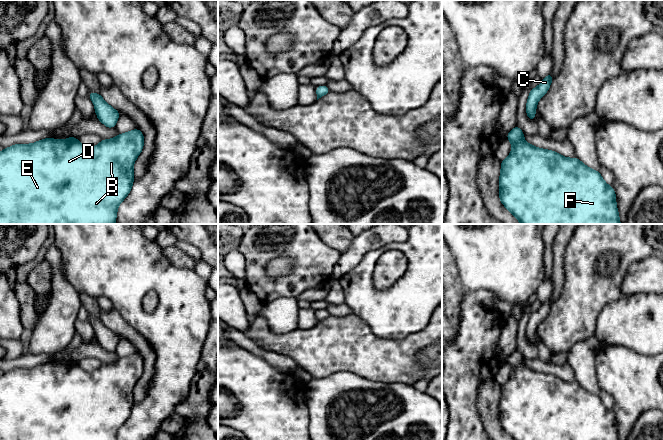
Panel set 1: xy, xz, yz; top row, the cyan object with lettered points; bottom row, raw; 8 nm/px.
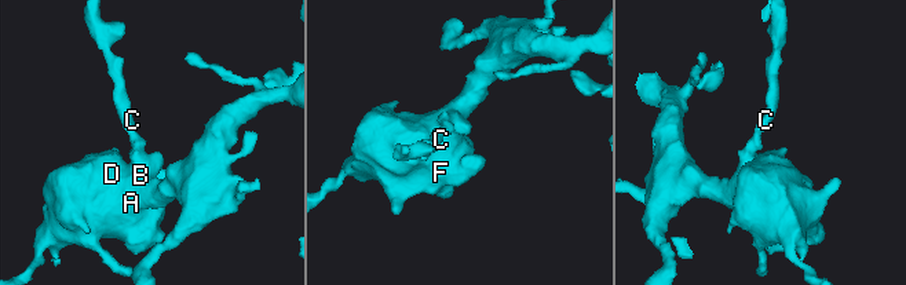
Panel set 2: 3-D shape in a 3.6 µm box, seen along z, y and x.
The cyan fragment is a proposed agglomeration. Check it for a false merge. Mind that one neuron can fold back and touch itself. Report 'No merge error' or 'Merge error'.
No merge error

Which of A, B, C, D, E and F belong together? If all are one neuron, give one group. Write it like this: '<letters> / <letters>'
A B C D E F

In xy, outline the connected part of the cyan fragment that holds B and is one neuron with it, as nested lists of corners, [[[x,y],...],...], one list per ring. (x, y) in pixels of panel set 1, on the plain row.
[[[136,352],[130,356],[118,358],[113,363],[102,363],[92,372],[84,371],[77,362],[69,361],[65,364],[56,364],[47,361],[45,364],[33,368],[15,368],[4,372],[0,376],[0,440],[117,440],[117,432],[127,421],[134,405],[133,388],[143,374],[144,360]]]

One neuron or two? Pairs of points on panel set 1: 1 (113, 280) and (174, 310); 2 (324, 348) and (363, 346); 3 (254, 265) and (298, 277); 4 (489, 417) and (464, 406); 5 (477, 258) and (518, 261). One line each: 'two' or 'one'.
1: one
2: one
3: one
4: two
5: one

